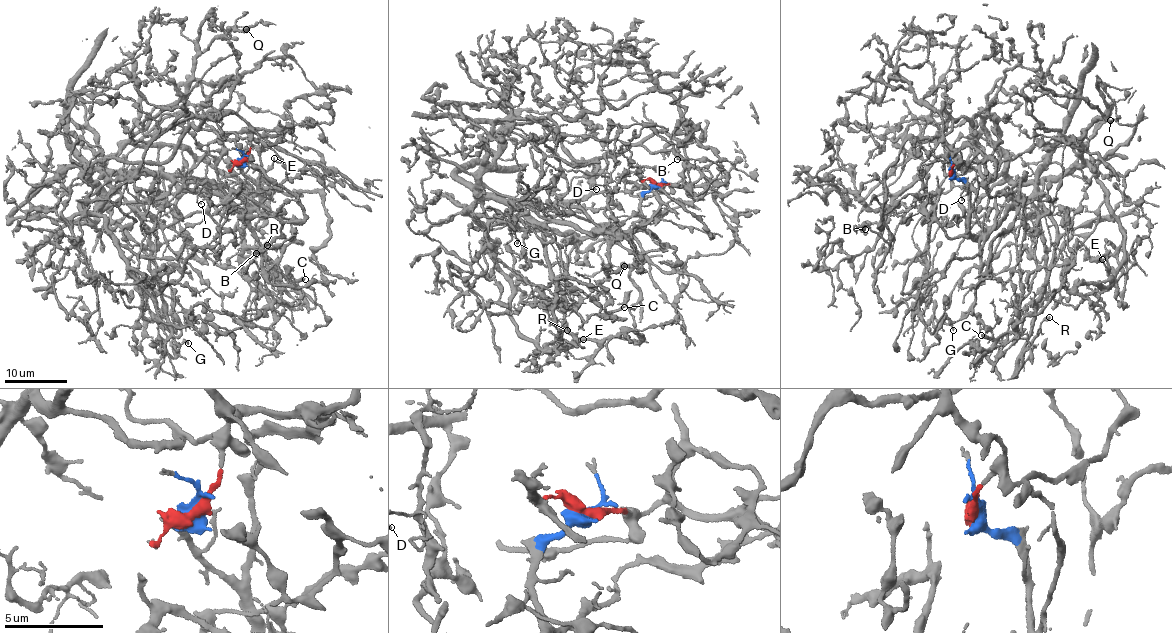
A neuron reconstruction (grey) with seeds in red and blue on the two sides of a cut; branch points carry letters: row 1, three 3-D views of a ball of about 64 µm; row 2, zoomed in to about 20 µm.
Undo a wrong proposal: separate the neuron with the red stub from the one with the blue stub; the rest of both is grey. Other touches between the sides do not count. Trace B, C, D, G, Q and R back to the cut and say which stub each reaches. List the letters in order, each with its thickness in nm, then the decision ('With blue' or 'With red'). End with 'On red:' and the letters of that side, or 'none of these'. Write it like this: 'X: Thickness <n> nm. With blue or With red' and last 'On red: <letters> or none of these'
B: Thickness 400 nm. With red
C: Thickness 320 nm. With blue
D: Thickness 110 nm. With blue
G: Thickness 150 nm. With red
Q: Thickness 160 nm. With red
R: Thickness 340 nm. With blue
On red: B, G, Q

